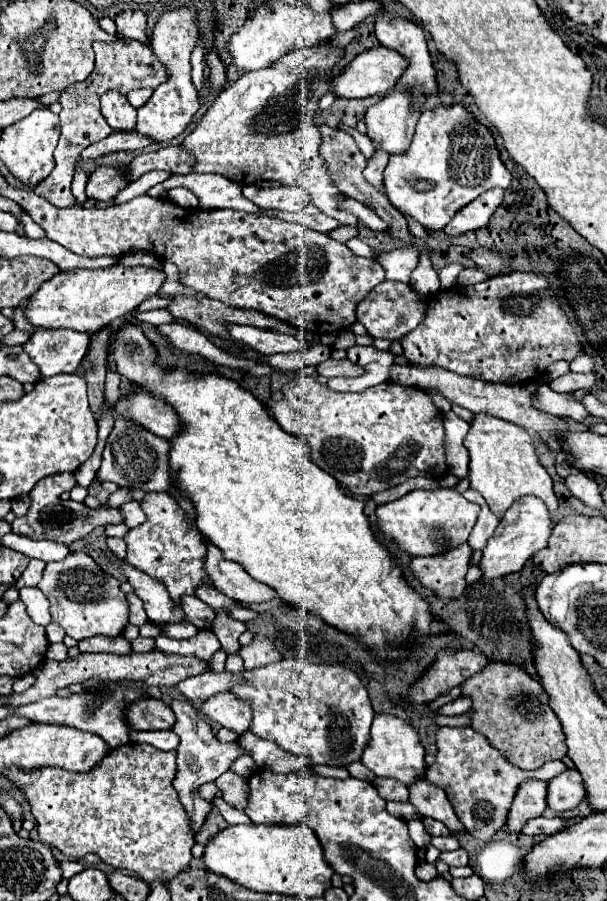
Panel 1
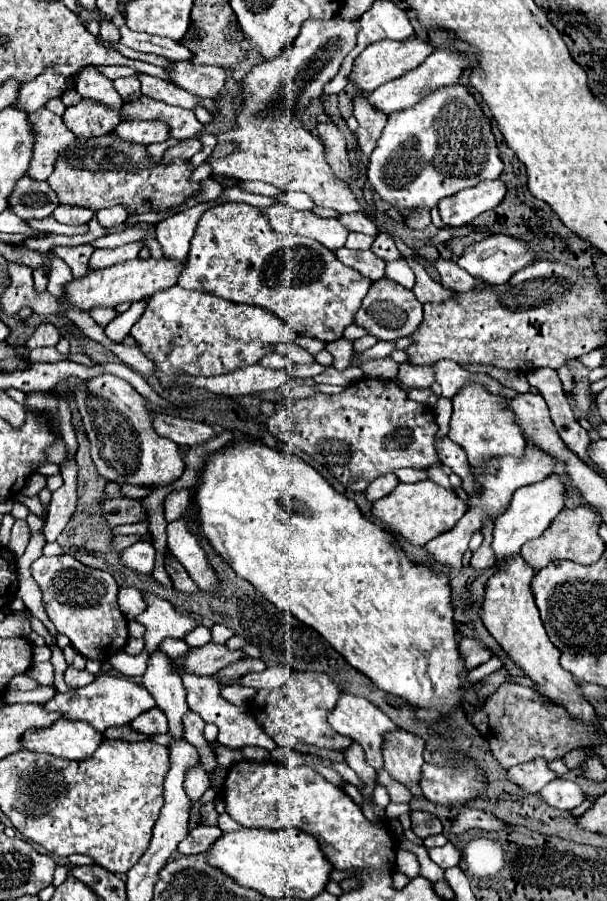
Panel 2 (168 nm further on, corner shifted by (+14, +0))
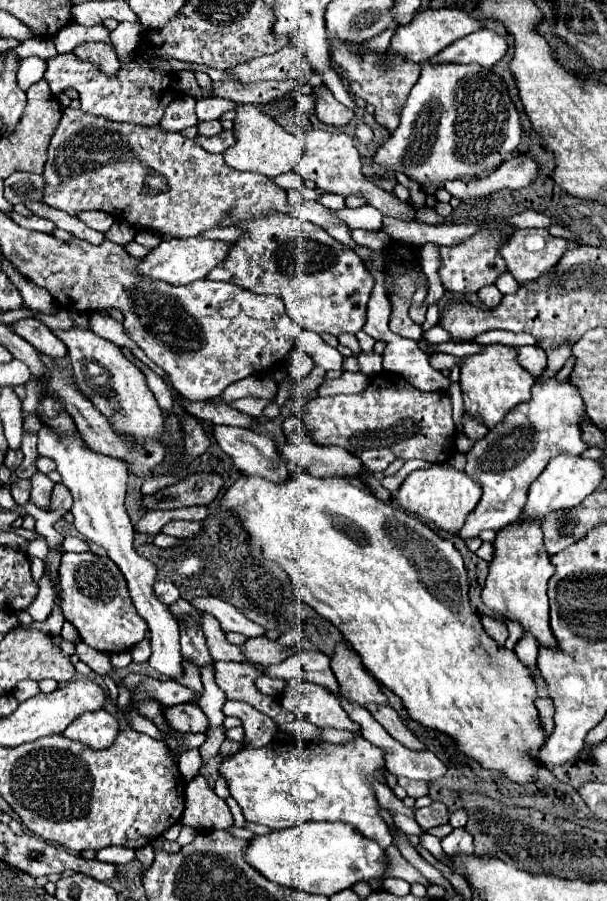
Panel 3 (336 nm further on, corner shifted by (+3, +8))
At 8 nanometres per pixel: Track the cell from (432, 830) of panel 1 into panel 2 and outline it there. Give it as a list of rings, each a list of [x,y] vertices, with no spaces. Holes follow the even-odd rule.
[[[411,811],[411,829],[421,839],[425,839],[429,835],[437,835],[443,831],[441,821],[427,811]]]

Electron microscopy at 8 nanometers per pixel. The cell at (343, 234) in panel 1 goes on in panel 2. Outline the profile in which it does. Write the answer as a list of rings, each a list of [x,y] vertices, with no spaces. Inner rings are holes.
[[[349,233],[345,247],[349,249],[369,249],[373,245],[373,237],[363,235],[363,233]]]

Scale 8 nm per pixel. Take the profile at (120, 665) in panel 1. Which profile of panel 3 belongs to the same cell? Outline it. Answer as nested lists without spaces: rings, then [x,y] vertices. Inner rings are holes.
[[[250,637],[244,645],[240,645],[240,651],[244,651],[244,657],[252,663],[260,665],[272,665],[280,663],[286,657],[300,651],[298,647],[280,647],[276,641],[268,641],[266,637]]]

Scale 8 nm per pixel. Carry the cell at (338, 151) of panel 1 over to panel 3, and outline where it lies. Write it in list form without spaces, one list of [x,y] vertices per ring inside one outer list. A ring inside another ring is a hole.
[[[326,85],[318,87],[316,89],[316,95],[318,95],[318,103],[316,103],[316,117],[322,121],[322,123],[328,123],[328,125],[348,125],[354,117],[354,113],[344,107],[342,103],[338,103],[334,99],[334,95],[328,91]]]

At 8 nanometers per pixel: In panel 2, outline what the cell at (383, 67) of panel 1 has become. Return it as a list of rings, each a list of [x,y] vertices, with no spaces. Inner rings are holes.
[[[409,37],[405,41],[389,41],[389,39],[383,39],[379,43],[373,43],[369,45],[355,61],[355,67],[353,67],[353,73],[351,73],[351,83],[357,85],[361,91],[375,91],[379,85],[395,79],[395,77],[401,77],[403,73],[407,73],[409,69],[417,67],[423,63],[423,59],[427,55],[431,55],[435,51],[435,47],[429,43],[429,41],[423,41],[419,37]]]

